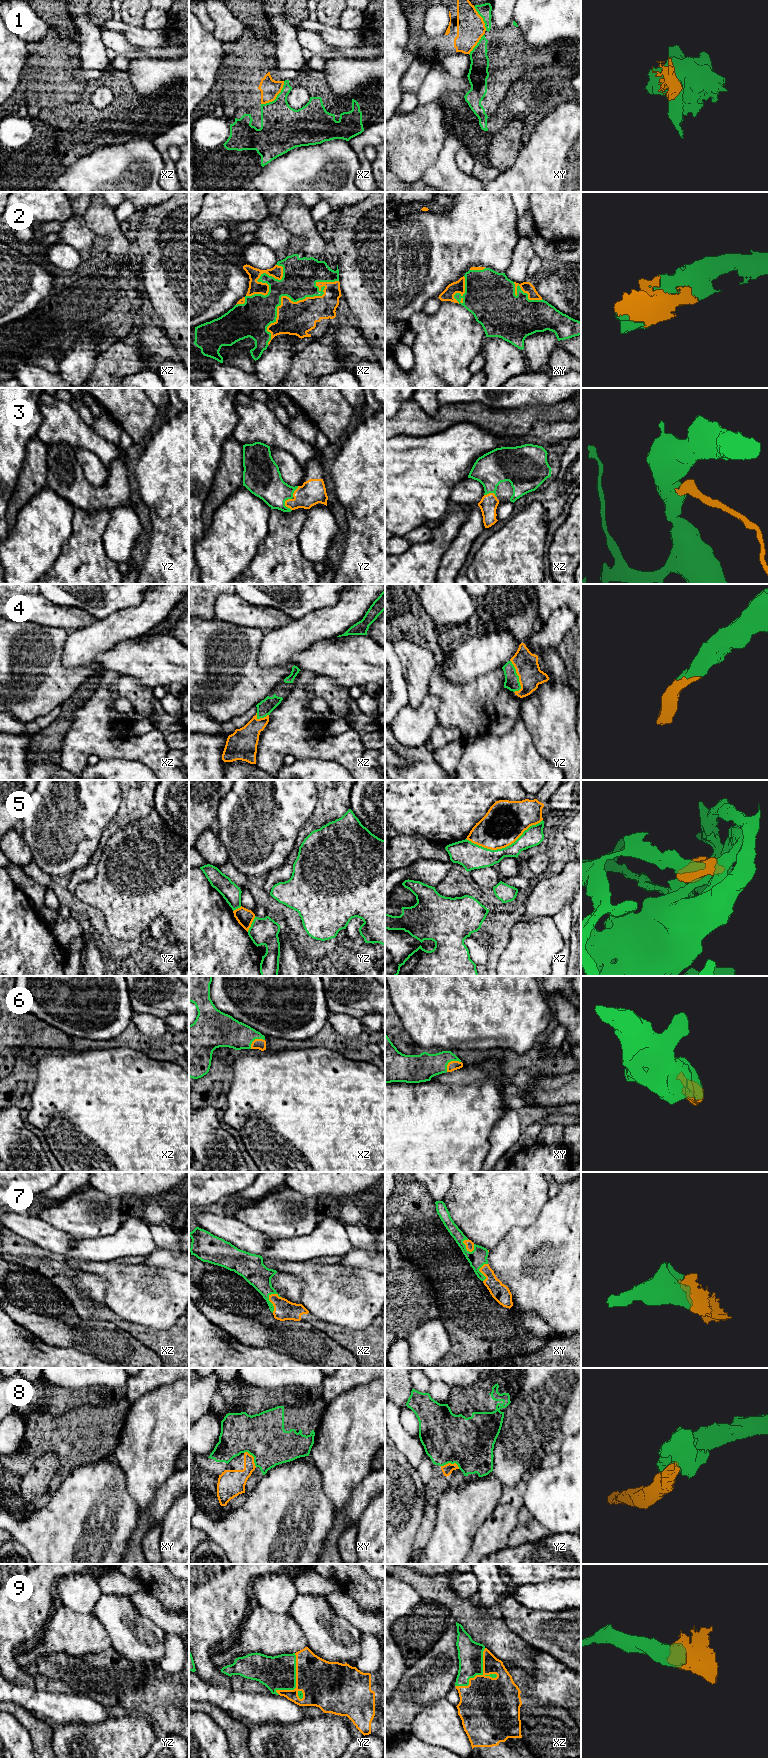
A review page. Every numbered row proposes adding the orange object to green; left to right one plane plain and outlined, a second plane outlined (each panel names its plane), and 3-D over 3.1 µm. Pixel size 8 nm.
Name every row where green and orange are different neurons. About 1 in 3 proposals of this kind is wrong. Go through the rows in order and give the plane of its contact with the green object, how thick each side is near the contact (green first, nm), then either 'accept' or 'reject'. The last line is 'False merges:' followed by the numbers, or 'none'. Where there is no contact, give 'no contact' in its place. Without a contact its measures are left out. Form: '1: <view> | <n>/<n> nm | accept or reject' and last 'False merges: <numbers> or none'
1: xz | 360/150 nm | reject
2: xz | 280/280 nm | accept
3: yz | 280/200 nm | accept
4: yz | 120/190 nm | accept
5: xz | 190/320 nm | reject
6: xy | 220/80 nm | accept
7: xz | 190/160 nm | accept
8: yz | 400/90 nm | reject
9: xz | 200/440 nm | accept
False merges: 1, 5, 8

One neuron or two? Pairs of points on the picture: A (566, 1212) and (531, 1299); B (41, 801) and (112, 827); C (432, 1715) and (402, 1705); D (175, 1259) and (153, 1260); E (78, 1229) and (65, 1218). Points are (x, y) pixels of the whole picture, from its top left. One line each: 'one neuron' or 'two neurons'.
A: one neuron
B: two neurons
C: two neurons
D: one neuron
E: one neuron

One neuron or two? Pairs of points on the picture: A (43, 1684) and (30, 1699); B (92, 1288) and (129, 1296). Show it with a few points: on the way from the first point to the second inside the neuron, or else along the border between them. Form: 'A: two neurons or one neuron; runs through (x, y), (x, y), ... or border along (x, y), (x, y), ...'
A: two neurons; border along (35, 1687), (41, 1691), (54, 1691), (61, 1694)
B: two neurons; border along (90, 1273), (100, 1276), (107, 1283), (105, 1303)

